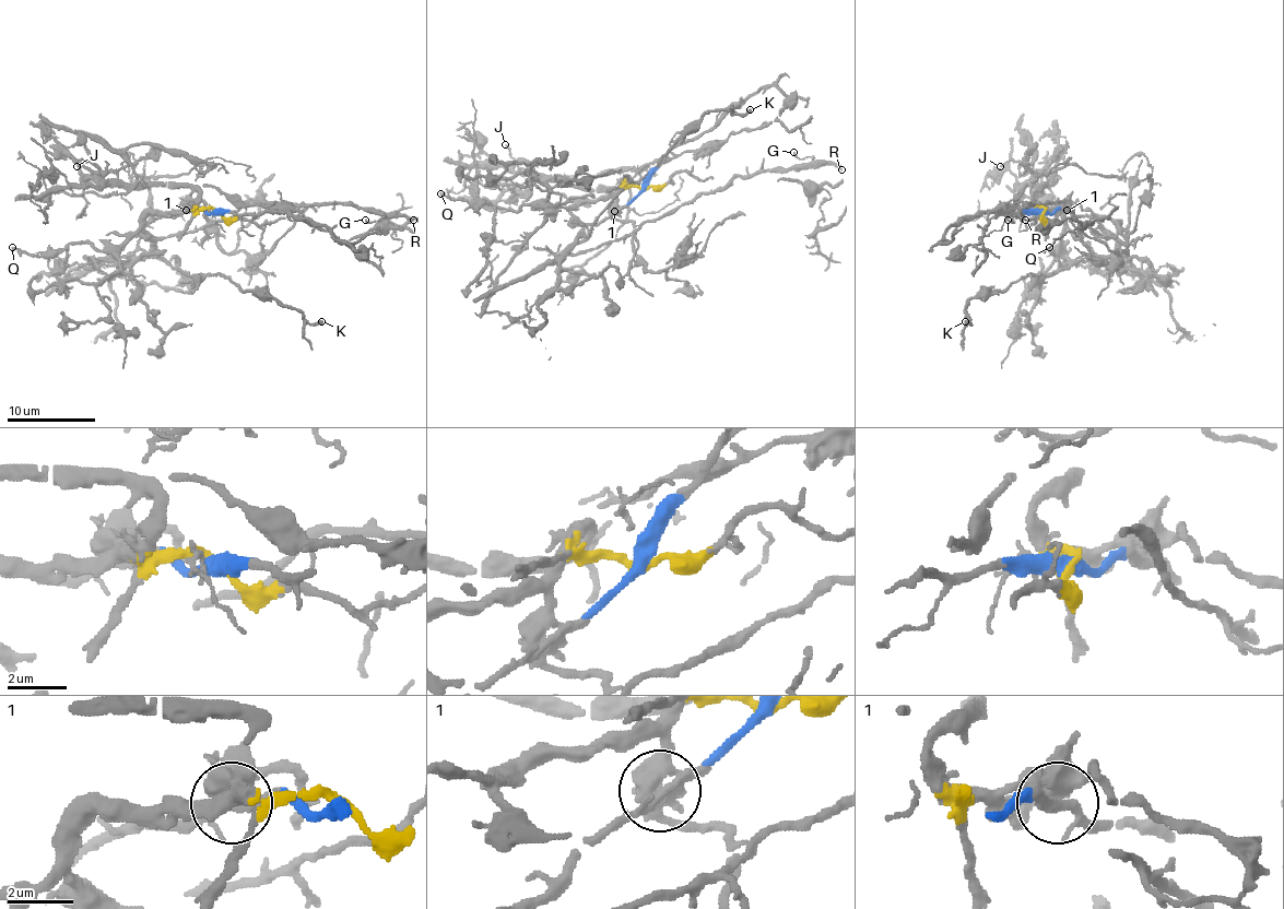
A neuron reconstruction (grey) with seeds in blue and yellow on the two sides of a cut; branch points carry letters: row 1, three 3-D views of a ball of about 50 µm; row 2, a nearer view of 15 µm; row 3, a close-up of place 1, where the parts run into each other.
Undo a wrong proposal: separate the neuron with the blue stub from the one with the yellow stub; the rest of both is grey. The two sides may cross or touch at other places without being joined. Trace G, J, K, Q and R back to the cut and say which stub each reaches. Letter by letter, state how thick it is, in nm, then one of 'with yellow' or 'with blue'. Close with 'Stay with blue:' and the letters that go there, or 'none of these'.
G: calibre 150 nm; with blue
J: calibre 180 nm; with yellow
K: calibre 280 nm; with yellow
Q: calibre 200 nm; with yellow
R: calibre 280 nm; with blue
Stay with blue: G, R

